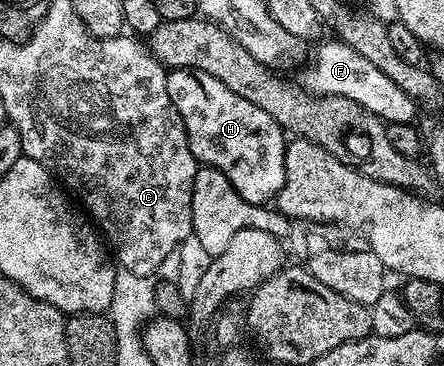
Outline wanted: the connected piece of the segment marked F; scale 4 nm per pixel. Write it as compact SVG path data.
M331 40L320 45L312 60L312 66L306 69L300 79L303 87L311 95L342 96L364 106L370 113L376 114L385 123L409 124L415 121L418 105L397 86L388 74L383 74L368 58L363 58L346 43Z

